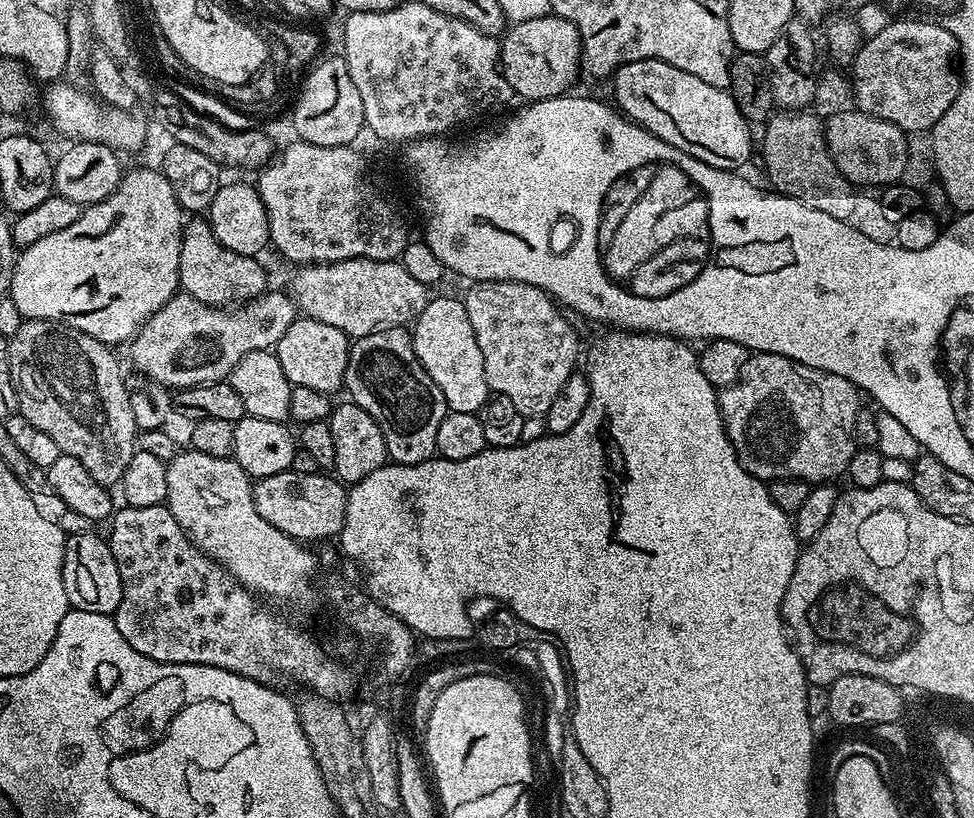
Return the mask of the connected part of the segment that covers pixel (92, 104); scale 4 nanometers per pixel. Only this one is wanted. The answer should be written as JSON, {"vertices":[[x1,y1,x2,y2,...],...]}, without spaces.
{"vertices":[[52,82,44,92,44,112,52,119,52,128,61,132,72,142,89,140,104,144,117,153,136,152,148,136,148,124,137,113,123,108,114,108,99,99,87,96,83,87,76,87,69,82]]}

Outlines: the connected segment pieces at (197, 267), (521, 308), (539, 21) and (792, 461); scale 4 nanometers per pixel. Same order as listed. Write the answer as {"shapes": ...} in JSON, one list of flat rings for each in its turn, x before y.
{"shapes":[[[192,218,185,223,180,251,180,288,187,295,198,298,198,302,228,308,257,300,269,287,268,276,260,262,257,257,239,256,234,250,226,250,226,246,214,238,207,219]],[[478,280,467,287,468,293,463,293,462,299,470,326,474,329,474,338,478,338,478,350,482,350,489,389,495,394,506,394,524,417,542,418,550,410,554,398,558,398,558,390,566,386,566,378,577,371,576,355,580,352,580,344,576,341,571,322,563,316,565,313,558,307,557,301,538,286,517,280]],[[549,14,542,18,530,18,530,22,512,24,502,36,502,43,500,46,500,71,504,73,506,82,511,86,513,93,515,93,517,97,521,96,521,101,531,102,534,100,545,100,546,98,565,95,565,93,571,89,568,87,575,82,576,75,581,75,582,72,582,65,580,63,580,35,578,34,578,30,568,20,563,20,561,16,555,14]],[[758,352,748,359,744,375,729,388,719,389,720,413,726,434,738,454,738,462,759,480,804,480,809,486,835,481,848,470,850,458,858,451,854,426,862,407,855,384,838,374,811,368,785,356]]]}

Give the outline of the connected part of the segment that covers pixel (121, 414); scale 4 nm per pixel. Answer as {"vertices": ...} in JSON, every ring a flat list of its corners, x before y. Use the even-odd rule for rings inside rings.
{"vertices":[[24,320,18,326,18,334,11,336,8,342,10,374,19,393,19,415,38,426,38,430,50,434,63,455,78,458,78,462,90,470,94,482,105,486,119,485,126,466,130,466,130,458,138,450,138,429,134,410,130,410,129,385,124,384,120,364,112,352,115,351,109,345,90,338,90,334,82,334,82,330,61,324,59,320]]}

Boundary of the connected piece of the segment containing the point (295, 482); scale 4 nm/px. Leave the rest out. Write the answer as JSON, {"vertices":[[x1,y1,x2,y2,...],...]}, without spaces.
{"vertices":[[291,470,270,474,259,477,253,483,252,493,258,514,262,514,270,526,278,526,282,534,301,542,339,537,346,522,348,488,328,474,298,474]]}

